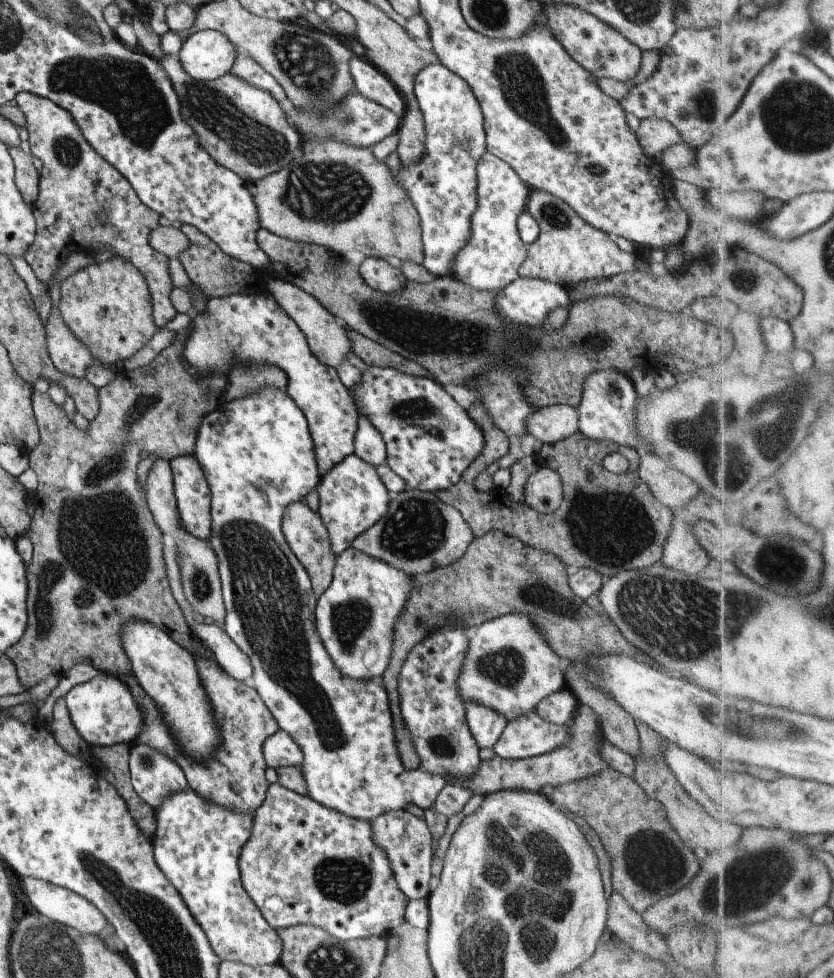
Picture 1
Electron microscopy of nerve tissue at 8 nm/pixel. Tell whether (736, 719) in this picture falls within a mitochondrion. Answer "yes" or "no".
yes

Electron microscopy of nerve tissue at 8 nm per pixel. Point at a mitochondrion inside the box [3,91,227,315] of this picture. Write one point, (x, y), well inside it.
(68, 153)

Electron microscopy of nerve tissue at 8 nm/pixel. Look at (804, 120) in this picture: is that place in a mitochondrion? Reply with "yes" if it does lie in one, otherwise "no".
yes

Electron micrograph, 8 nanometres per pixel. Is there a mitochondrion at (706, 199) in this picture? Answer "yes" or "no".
no

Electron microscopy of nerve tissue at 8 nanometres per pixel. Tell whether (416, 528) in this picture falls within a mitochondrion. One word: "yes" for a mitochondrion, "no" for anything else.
yes

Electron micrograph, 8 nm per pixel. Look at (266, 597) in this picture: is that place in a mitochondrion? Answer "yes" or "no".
yes

